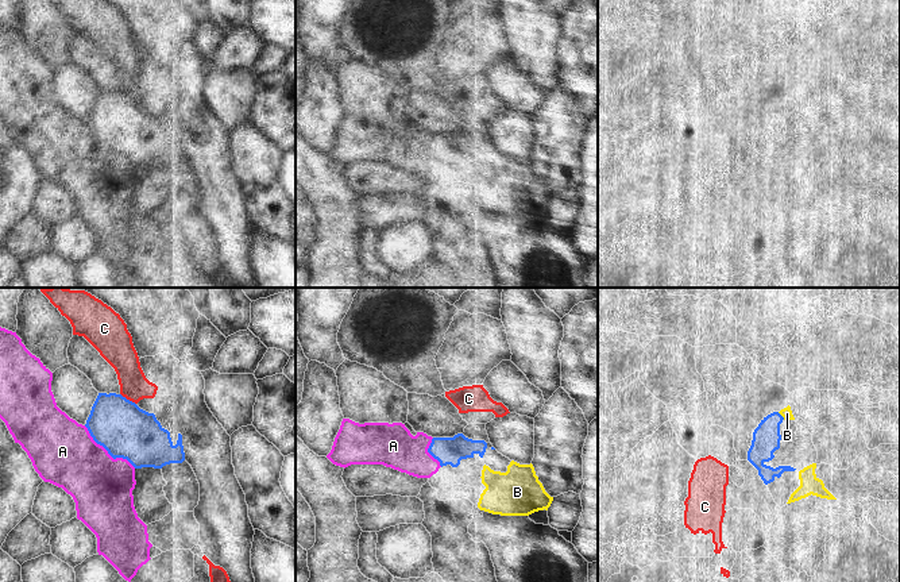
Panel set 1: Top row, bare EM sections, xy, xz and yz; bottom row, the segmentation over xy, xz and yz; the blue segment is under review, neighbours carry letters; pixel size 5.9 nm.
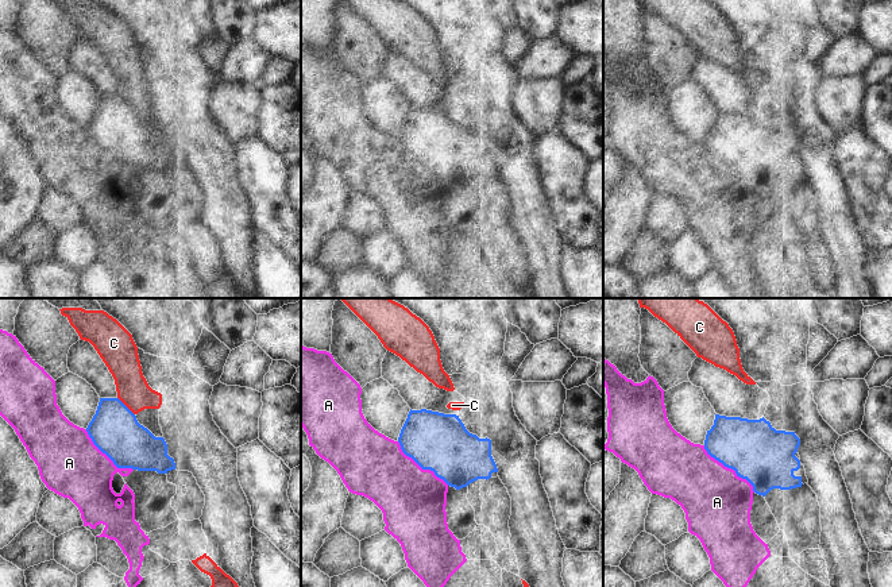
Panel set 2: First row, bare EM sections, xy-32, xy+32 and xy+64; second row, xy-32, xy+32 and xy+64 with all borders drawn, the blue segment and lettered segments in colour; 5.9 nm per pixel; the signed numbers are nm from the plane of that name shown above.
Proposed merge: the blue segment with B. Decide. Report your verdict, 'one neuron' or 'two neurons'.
one neuron

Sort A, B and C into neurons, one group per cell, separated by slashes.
A / B / C

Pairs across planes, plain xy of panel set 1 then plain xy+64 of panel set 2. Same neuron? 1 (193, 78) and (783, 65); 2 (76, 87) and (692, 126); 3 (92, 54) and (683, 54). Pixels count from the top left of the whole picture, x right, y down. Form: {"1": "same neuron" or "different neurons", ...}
{"1": "different neurons", "2": "same neuron", "3": "different neurons"}

